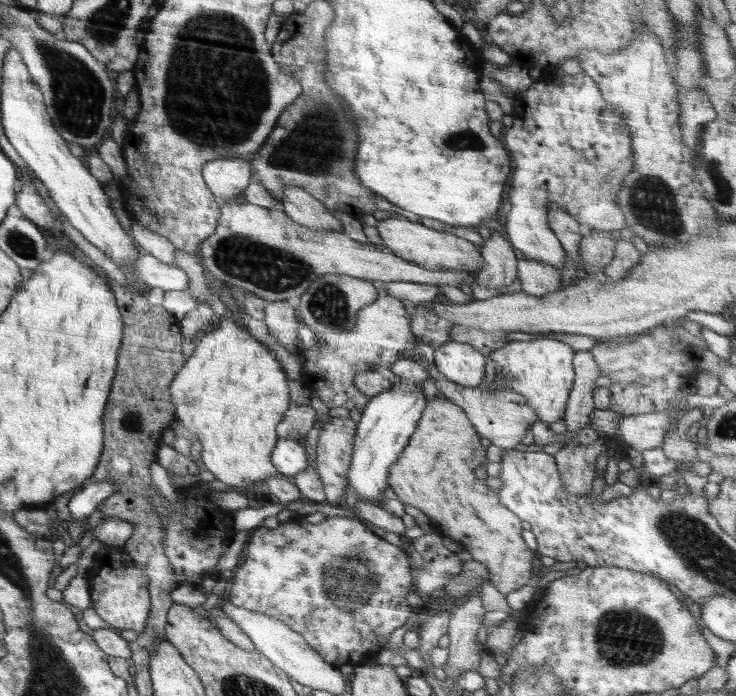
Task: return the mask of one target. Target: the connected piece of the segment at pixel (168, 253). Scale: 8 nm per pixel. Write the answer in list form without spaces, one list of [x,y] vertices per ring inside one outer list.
[[[133,219],[129,234],[133,236],[134,245],[142,251],[160,259],[164,264],[175,264],[177,248],[166,237],[144,228]]]

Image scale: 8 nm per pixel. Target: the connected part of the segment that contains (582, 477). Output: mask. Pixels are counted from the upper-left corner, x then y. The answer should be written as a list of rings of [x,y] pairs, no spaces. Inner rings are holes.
[[[603,442],[594,445],[562,447],[554,455],[557,471],[565,484],[565,489],[574,496],[584,496],[592,488],[598,456],[605,450]]]

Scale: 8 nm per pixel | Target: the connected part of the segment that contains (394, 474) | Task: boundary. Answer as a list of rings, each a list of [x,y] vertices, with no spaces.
[[[436,396],[427,402],[406,449],[399,461],[390,467],[388,484],[400,502],[414,506],[428,516],[431,528],[439,530],[441,536],[459,540],[471,558],[486,565],[491,576],[488,581],[506,596],[527,585],[536,574],[531,560],[537,553],[529,549],[522,538],[521,518],[499,501],[496,490],[474,475],[474,470],[487,460],[487,448],[482,446],[480,439],[461,406],[444,396]]]

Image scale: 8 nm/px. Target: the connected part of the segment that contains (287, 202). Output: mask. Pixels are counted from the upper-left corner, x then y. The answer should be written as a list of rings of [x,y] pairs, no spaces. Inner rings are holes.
[[[296,185],[284,187],[284,198],[276,208],[284,211],[294,222],[318,232],[344,232],[342,223],[317,198]]]

